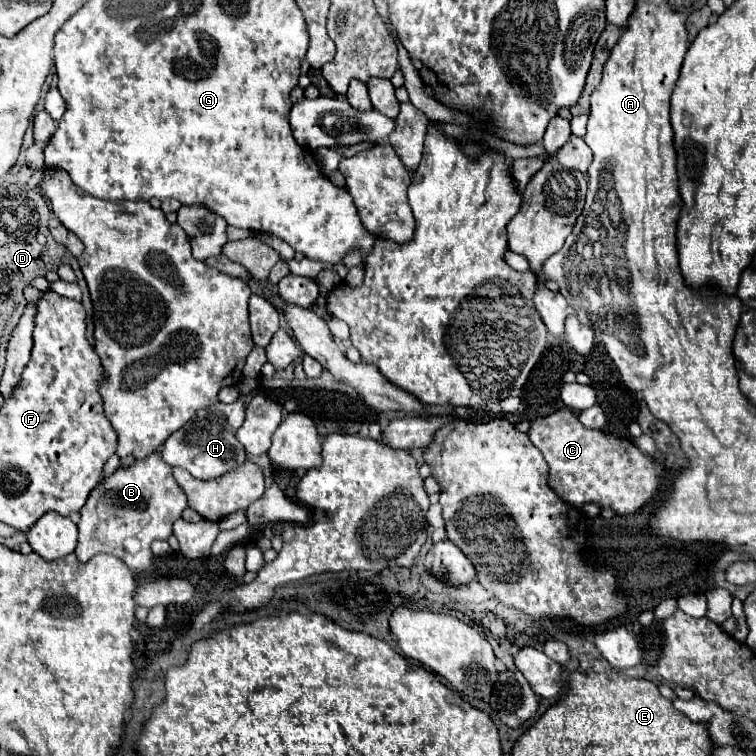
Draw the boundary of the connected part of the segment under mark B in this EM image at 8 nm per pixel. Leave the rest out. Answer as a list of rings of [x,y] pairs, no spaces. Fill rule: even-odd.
[[[150,454],[146,460],[136,460],[128,468],[116,470],[110,478],[100,482],[94,492],[90,494],[88,504],[80,510],[82,518],[78,522],[80,538],[76,546],[76,556],[80,562],[88,562],[92,556],[106,552],[112,556],[118,556],[134,574],[148,576],[148,578],[160,578],[160,574],[154,568],[154,556],[150,550],[152,540],[166,540],[172,534],[172,524],[182,518],[182,512],[186,508],[186,494],[182,494],[178,482],[172,476],[172,466],[166,464],[160,456]]]

